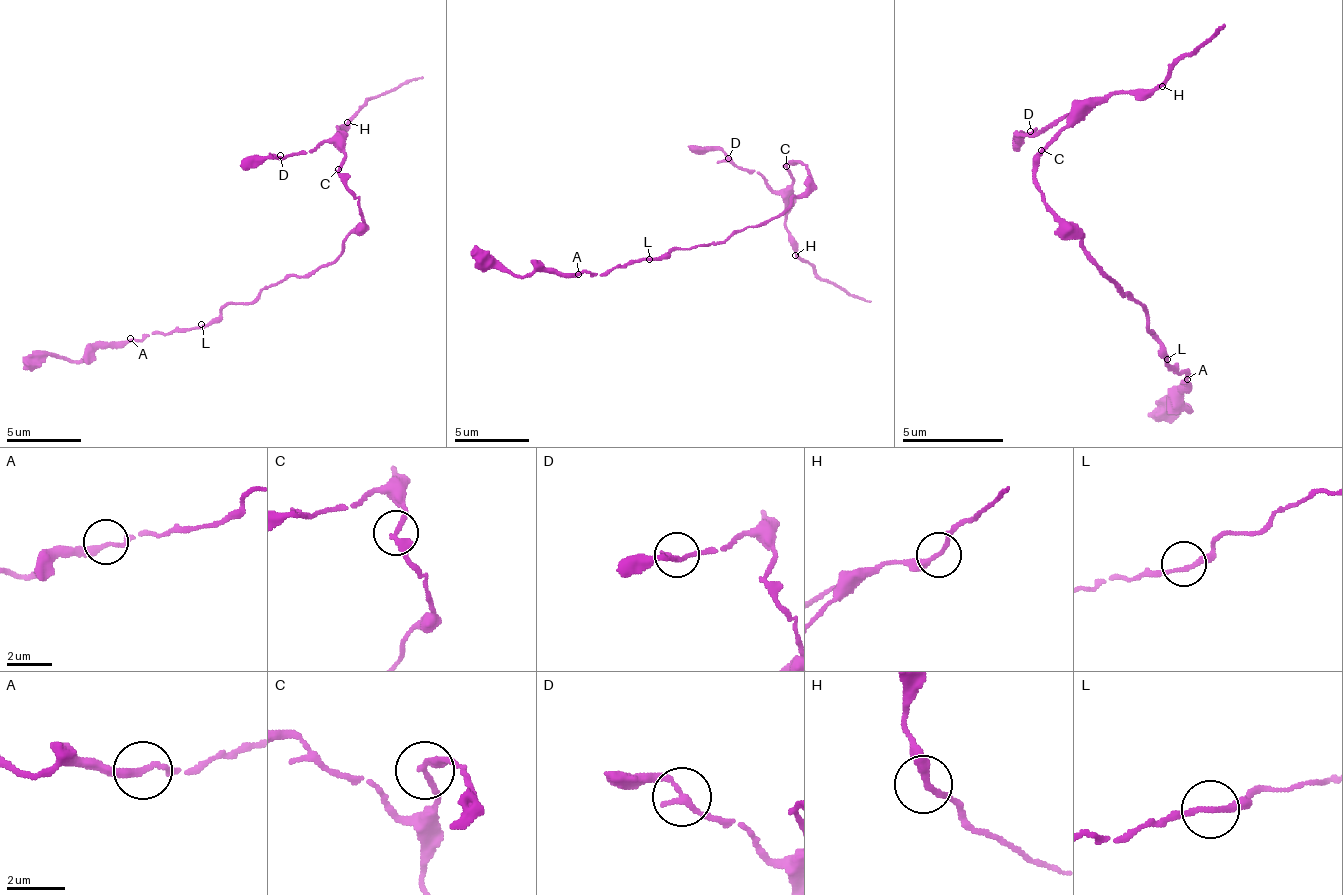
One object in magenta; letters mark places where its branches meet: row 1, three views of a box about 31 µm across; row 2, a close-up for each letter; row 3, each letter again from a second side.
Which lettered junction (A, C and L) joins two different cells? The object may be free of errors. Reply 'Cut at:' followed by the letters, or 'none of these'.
Cut at: none of these

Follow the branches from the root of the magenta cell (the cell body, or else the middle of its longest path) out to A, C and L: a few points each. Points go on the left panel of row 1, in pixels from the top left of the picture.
A: (317, 271), (287, 275), (276, 286), (265, 286), (250, 301), (231, 301), (212, 320), (197, 327), (130, 338)
C: (317, 271), (343, 249), (343, 241), (362, 219), (358, 200), (339, 170)
L: (317, 271), (309, 275), (287, 275), (276, 286), (265, 286), (250, 301), (231, 301), (212, 320), (201, 324)

